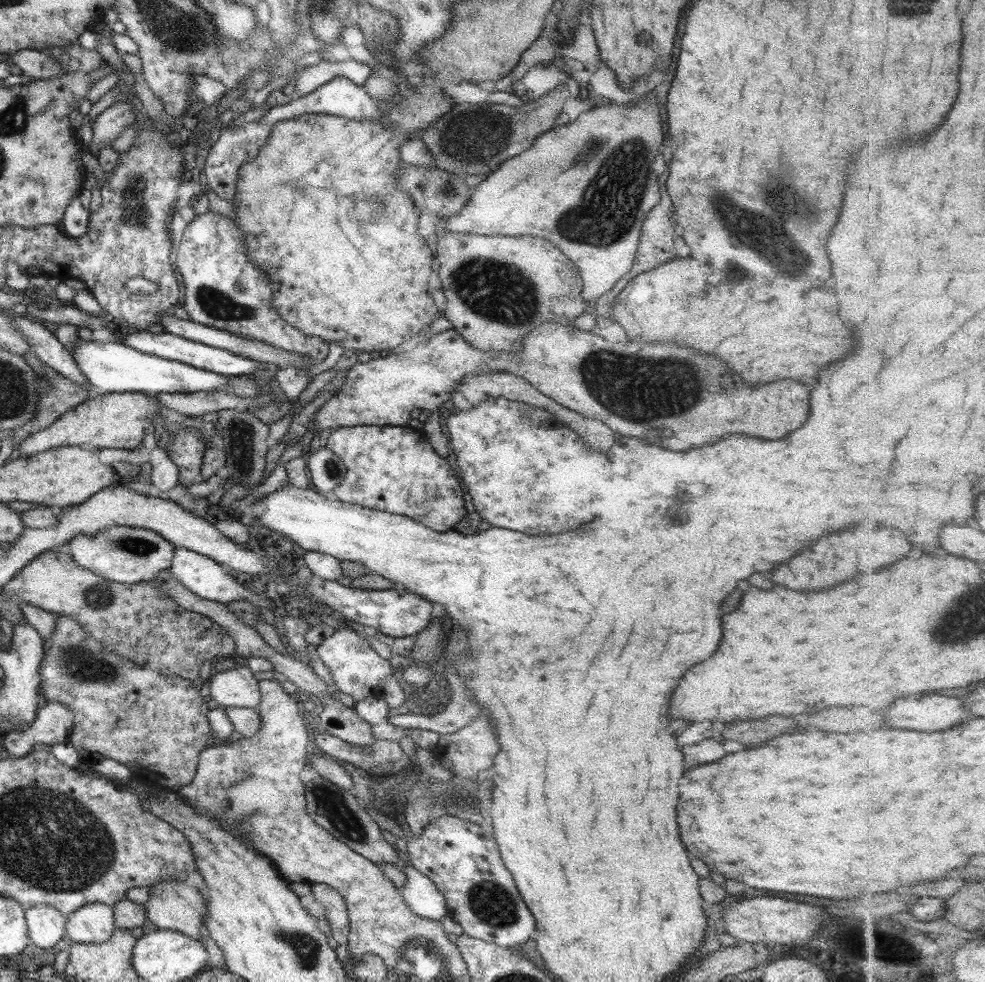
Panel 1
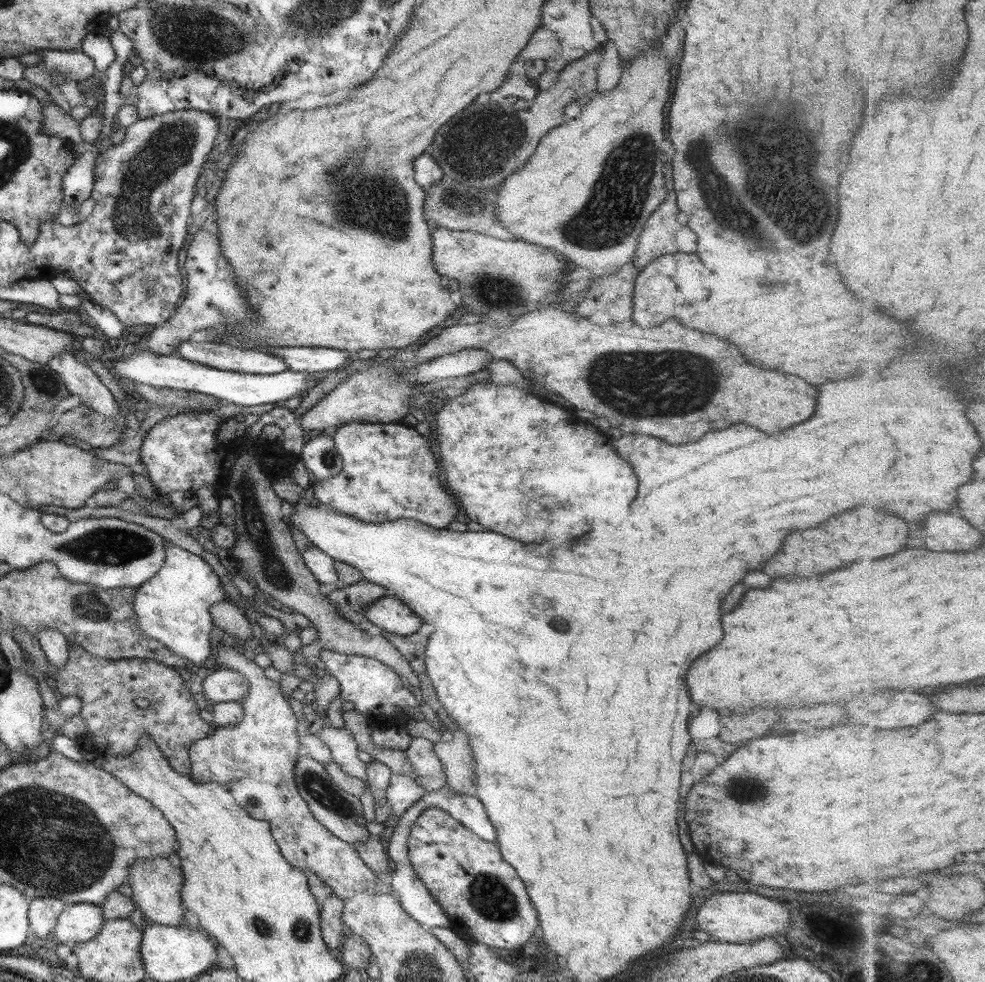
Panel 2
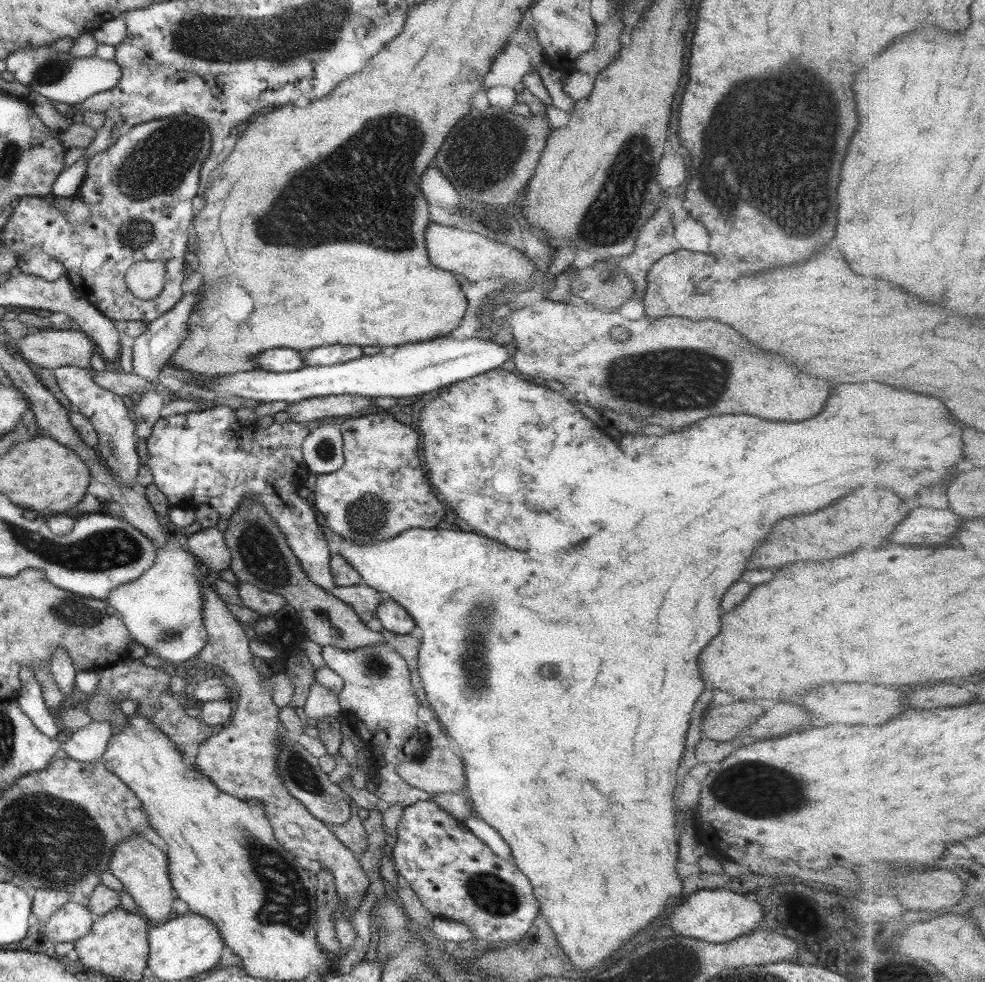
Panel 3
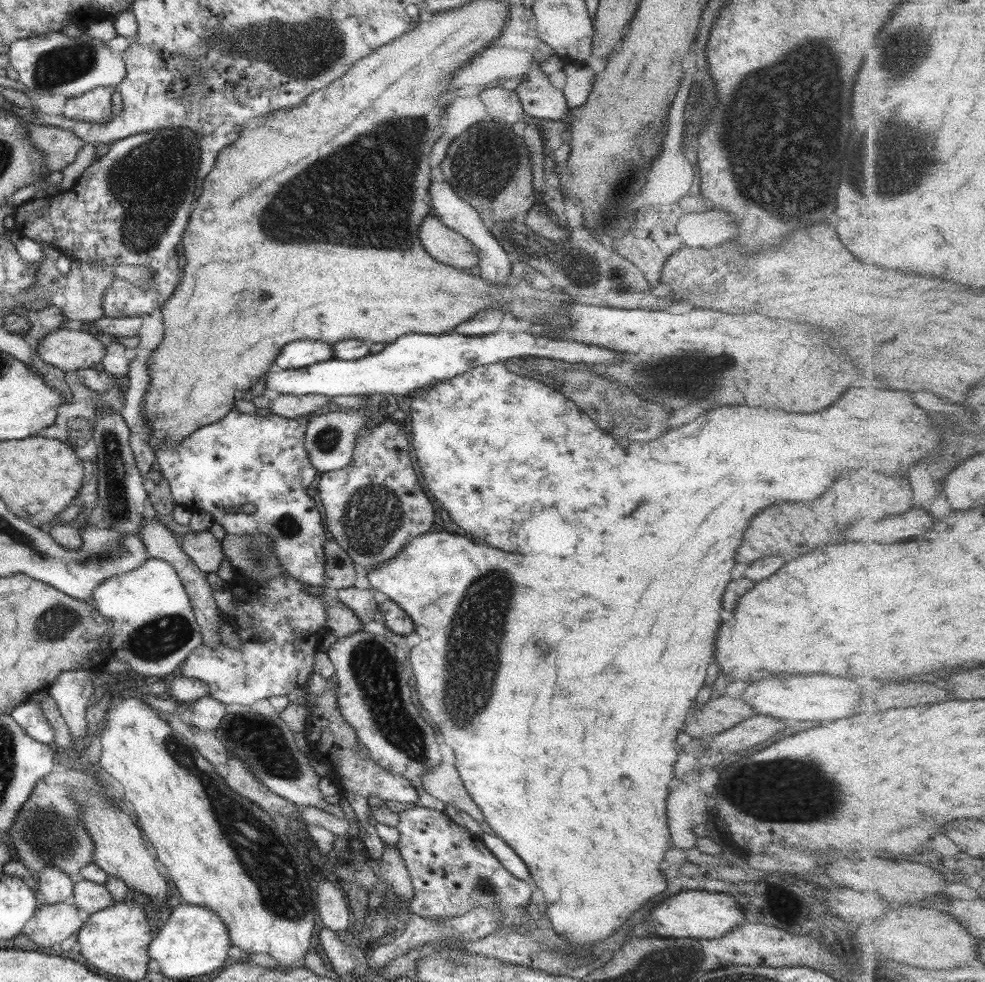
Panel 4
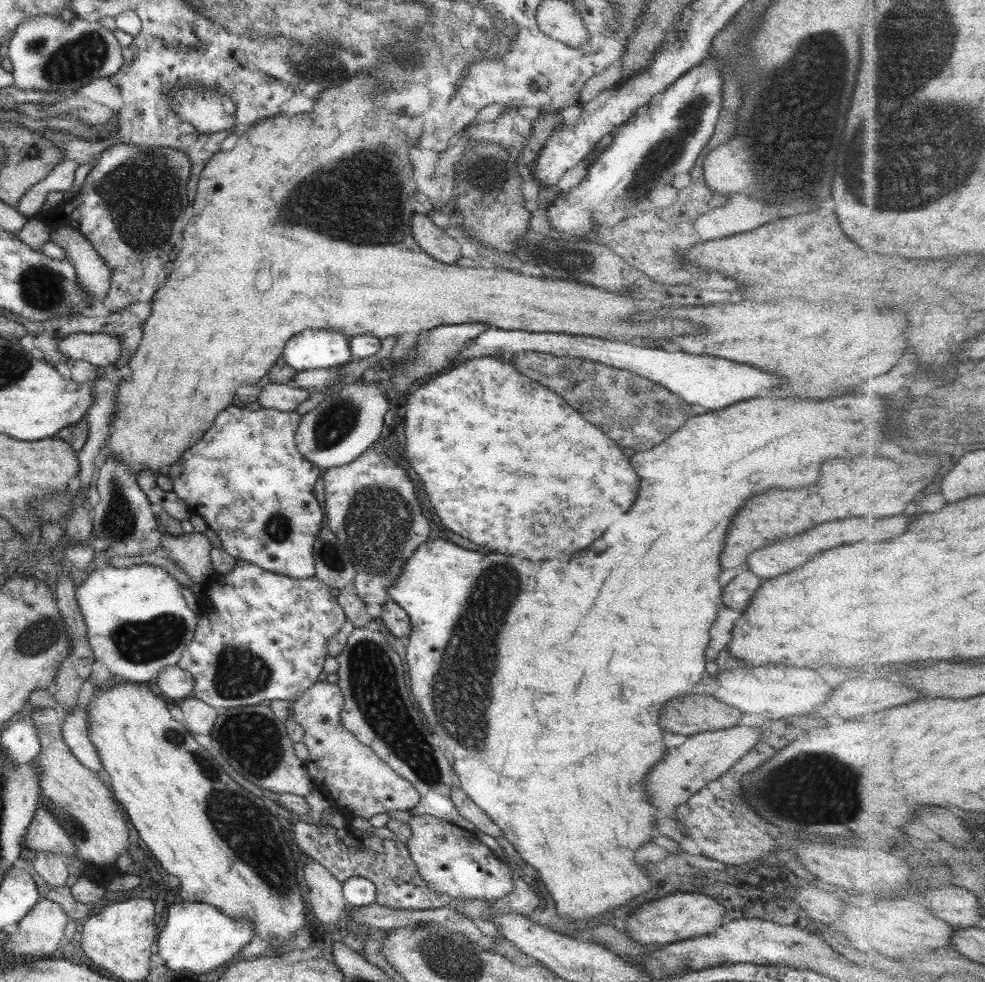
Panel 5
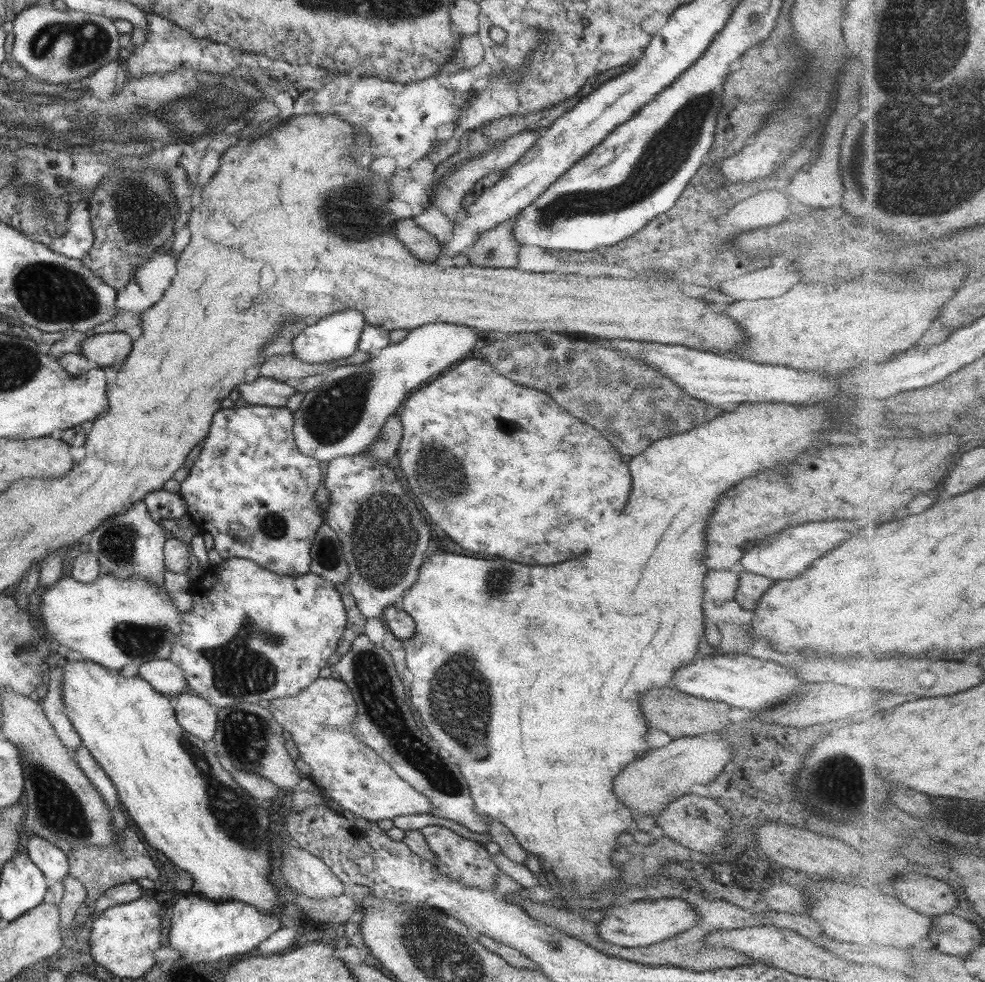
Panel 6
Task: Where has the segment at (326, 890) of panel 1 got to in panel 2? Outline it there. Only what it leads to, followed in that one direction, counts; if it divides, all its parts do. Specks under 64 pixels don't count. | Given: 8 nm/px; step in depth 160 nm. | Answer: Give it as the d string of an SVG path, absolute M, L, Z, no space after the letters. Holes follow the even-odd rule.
M327 890L327 897L320 910L320 931L323 942L329 950L341 948L345 926L342 923L343 901Z

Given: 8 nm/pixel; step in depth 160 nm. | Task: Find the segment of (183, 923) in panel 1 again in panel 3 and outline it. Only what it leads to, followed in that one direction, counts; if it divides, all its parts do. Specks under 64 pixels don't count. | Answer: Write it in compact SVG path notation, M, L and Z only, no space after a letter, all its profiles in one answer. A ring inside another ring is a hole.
M141 835L124 838L112 852L108 872L123 886L123 890L131 896L138 909L156 924L167 921L174 896L171 894L168 877L168 862L166 854L161 853L155 845Z

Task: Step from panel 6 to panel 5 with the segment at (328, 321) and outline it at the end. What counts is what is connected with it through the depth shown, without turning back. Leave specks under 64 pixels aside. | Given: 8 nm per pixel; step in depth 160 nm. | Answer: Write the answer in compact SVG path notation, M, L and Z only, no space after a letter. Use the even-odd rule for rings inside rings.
M307 328L285 343L284 363L295 371L344 365L352 359L347 338L338 329Z

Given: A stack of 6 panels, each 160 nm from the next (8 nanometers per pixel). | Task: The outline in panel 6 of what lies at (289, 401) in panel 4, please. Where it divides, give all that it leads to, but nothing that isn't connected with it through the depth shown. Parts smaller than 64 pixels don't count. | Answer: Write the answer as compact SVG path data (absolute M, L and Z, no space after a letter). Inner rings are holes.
M257 376L252 383L241 383L238 386L240 396L249 405L284 408L289 396L295 394L296 389L288 386L284 381Z

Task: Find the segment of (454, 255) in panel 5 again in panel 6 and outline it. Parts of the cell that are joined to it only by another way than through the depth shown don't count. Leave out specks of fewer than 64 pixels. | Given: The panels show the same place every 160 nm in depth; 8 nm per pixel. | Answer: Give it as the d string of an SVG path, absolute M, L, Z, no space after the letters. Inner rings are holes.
M399 219L394 226L394 233L400 243L409 249L409 254L419 260L434 264L441 255L442 244L428 232L419 228L413 219Z

